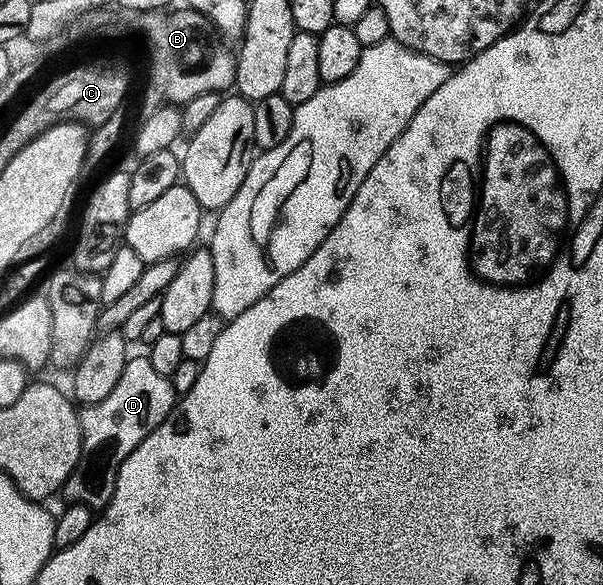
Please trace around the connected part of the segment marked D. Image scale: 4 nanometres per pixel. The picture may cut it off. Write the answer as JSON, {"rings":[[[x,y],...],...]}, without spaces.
{"rings":[[[147,365],[130,366],[123,377],[115,381],[115,389],[111,389],[108,397],[103,397],[103,401],[84,404],[79,411],[81,456],[71,477],[67,477],[65,482],[64,502],[104,509],[115,493],[119,465],[123,465],[123,461],[139,449],[141,442],[171,414],[174,406],[172,382]]]}

